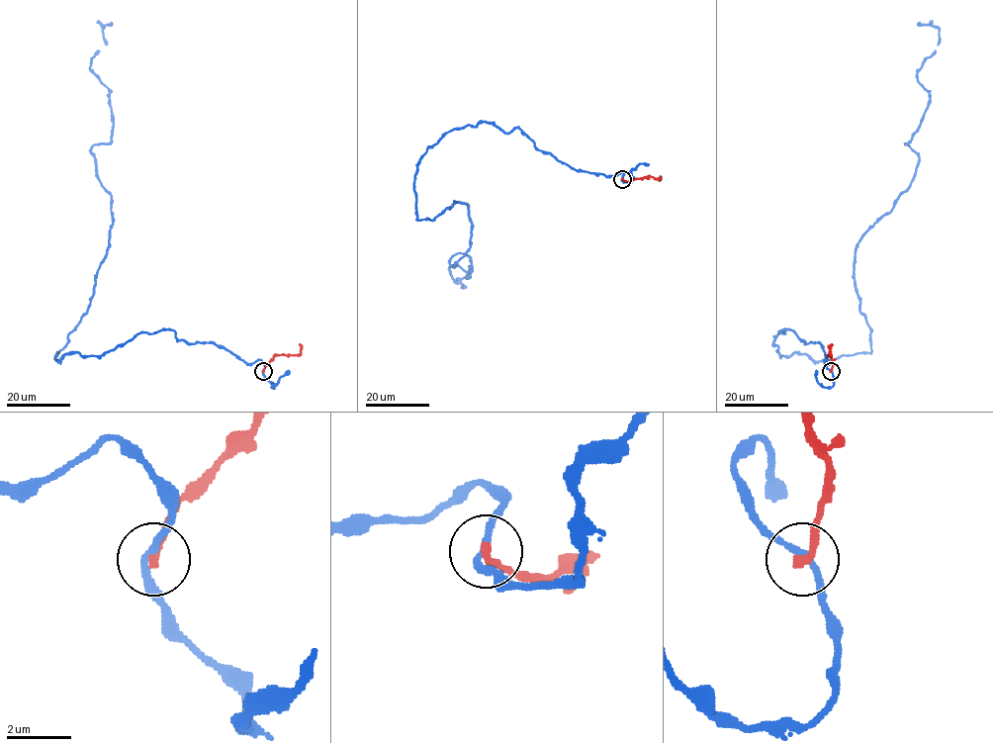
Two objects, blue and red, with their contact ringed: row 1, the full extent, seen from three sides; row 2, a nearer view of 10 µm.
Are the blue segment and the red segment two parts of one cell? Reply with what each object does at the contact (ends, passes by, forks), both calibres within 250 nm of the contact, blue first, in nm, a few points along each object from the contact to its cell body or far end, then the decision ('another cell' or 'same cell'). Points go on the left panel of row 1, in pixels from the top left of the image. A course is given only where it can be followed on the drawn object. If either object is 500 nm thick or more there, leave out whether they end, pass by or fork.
blue passes by; red ends; calibres 180 and 240 nm; course blue (263, 370), (172, 329), (55, 359), (113, 224), (91, 152), (111, 140), (110, 90), (90, 69), (112, 23); course red (263, 371), (277, 355), (299, 354), (299, 344); another cell

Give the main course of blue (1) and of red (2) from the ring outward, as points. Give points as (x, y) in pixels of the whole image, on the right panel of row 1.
1: (831, 370), (773, 340), (872, 350), (856, 247), (919, 158), (939, 29), (917, 23)
2: (831, 371), (833, 363), (828, 355), (832, 344)

